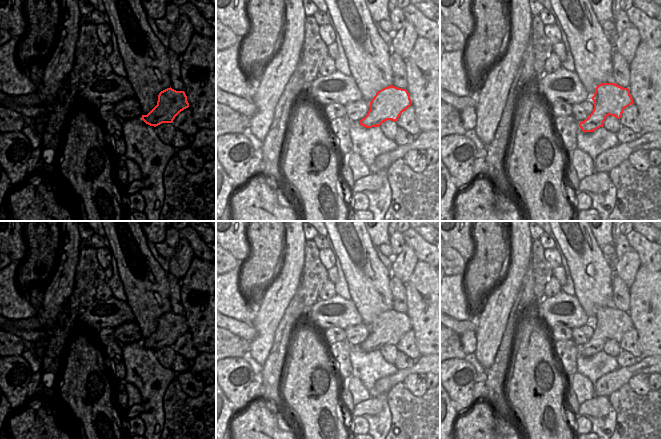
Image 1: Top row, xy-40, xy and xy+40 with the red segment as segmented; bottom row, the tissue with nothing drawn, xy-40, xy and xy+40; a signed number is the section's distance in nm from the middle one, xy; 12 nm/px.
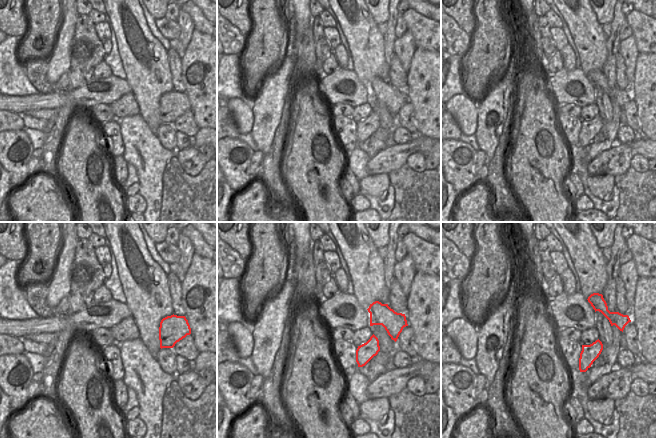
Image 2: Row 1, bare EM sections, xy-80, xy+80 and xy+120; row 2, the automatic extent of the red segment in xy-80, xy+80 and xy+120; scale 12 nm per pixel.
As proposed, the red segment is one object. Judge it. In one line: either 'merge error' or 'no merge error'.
no merge error

